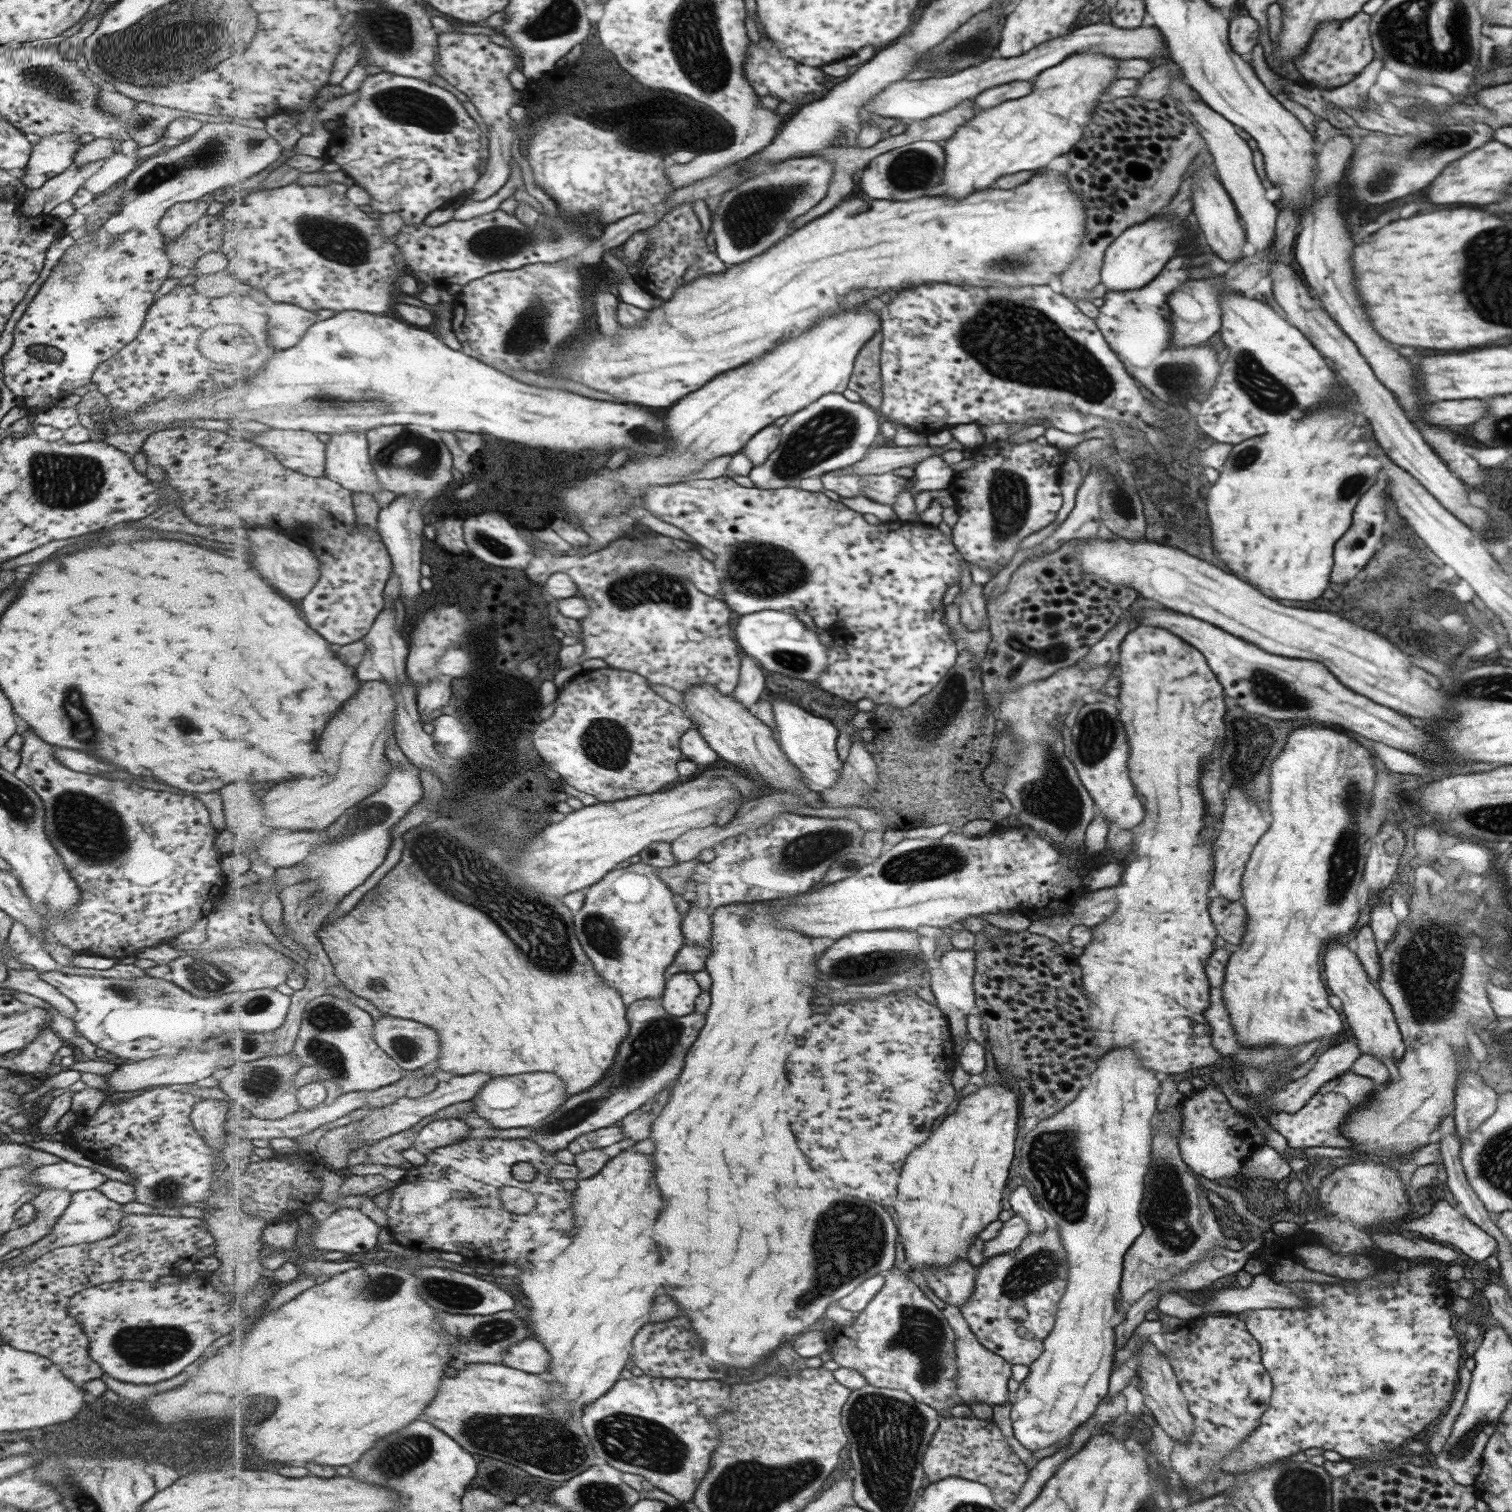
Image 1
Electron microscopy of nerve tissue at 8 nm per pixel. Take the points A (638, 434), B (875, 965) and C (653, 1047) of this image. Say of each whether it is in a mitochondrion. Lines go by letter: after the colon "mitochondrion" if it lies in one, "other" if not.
A: mitochondrion
B: mitochondrion
C: mitochondrion

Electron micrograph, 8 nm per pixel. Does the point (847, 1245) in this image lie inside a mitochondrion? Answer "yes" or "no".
yes

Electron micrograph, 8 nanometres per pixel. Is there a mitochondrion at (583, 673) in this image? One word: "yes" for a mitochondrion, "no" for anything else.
no

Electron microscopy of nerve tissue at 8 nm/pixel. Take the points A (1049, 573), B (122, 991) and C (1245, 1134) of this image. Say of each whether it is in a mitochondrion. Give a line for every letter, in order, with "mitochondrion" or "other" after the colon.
A: other
B: mitochondrion
C: other

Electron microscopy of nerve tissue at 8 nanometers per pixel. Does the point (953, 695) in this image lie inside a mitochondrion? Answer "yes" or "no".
yes

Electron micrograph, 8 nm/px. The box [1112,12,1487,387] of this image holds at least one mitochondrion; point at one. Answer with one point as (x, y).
(1433, 144)

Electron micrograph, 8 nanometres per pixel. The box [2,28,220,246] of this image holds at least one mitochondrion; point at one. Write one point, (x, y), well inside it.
(47, 82)

